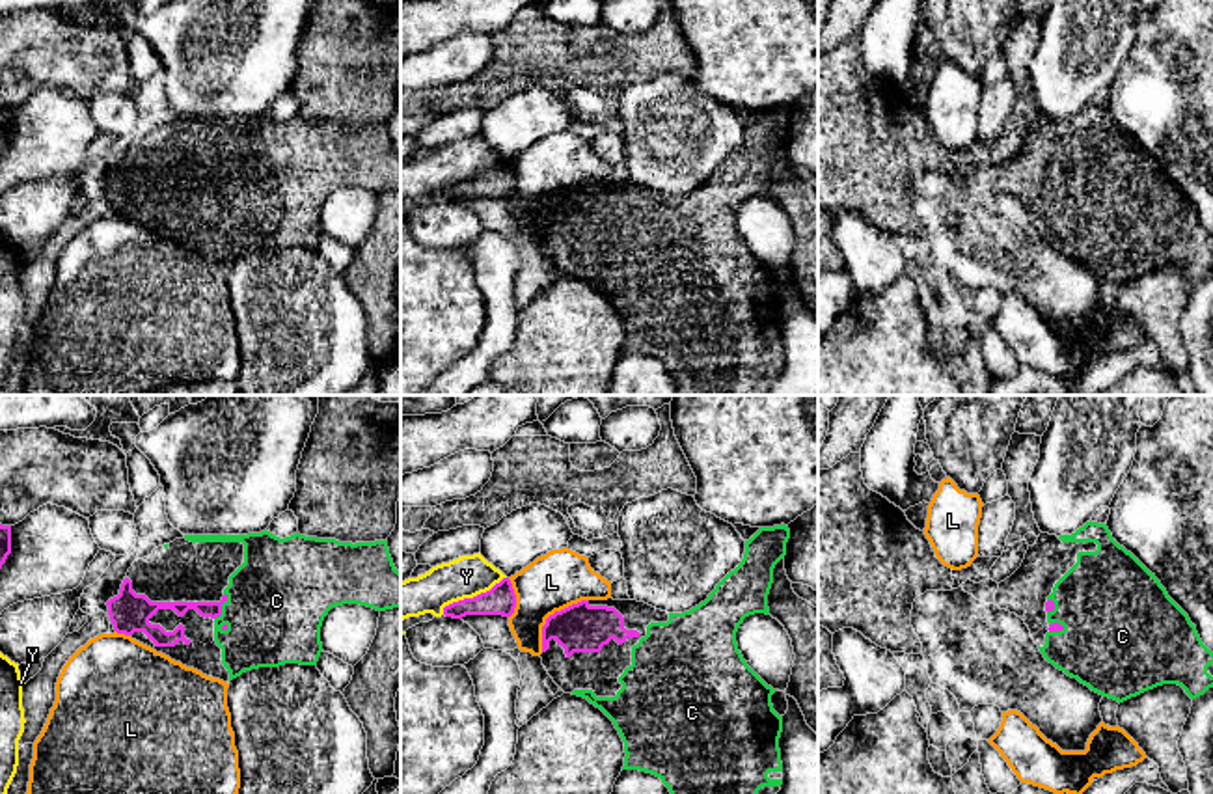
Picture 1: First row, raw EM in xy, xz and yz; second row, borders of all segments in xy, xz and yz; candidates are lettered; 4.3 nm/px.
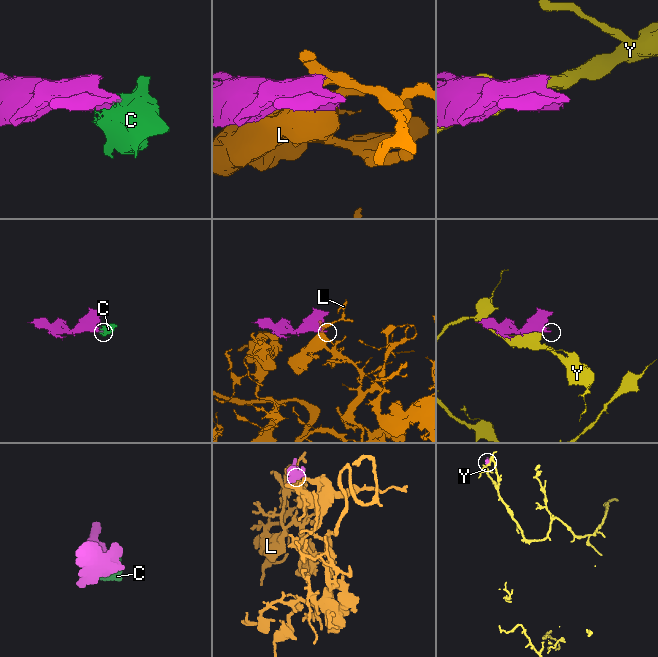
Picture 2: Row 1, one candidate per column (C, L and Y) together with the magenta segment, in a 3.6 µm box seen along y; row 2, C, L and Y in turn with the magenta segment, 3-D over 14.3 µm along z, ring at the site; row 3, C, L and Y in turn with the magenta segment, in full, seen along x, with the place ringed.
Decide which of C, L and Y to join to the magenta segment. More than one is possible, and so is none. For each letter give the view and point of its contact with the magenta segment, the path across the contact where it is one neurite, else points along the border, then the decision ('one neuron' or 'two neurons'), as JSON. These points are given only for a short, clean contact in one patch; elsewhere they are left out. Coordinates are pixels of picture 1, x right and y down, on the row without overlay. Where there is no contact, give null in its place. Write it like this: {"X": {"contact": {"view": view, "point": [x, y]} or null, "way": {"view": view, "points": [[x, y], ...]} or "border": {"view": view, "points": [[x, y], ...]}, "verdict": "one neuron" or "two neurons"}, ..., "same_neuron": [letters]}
{"C": {"contact": {"view": "xy", "point": [220, 189]}, "way": {"view": "xy", "points": [[213, 192], [220, 189], [276, 183]]}, "verdict": "one neuron"}, "L": {"contact": {"view": "xz", "point": [550, 198]}, "verdict": "two neurons"}, "Y": {"contact": {"view": "xz", "point": [474, 179]}, "verdict": "two neurons"}, "same_neuron": ["C"]}

